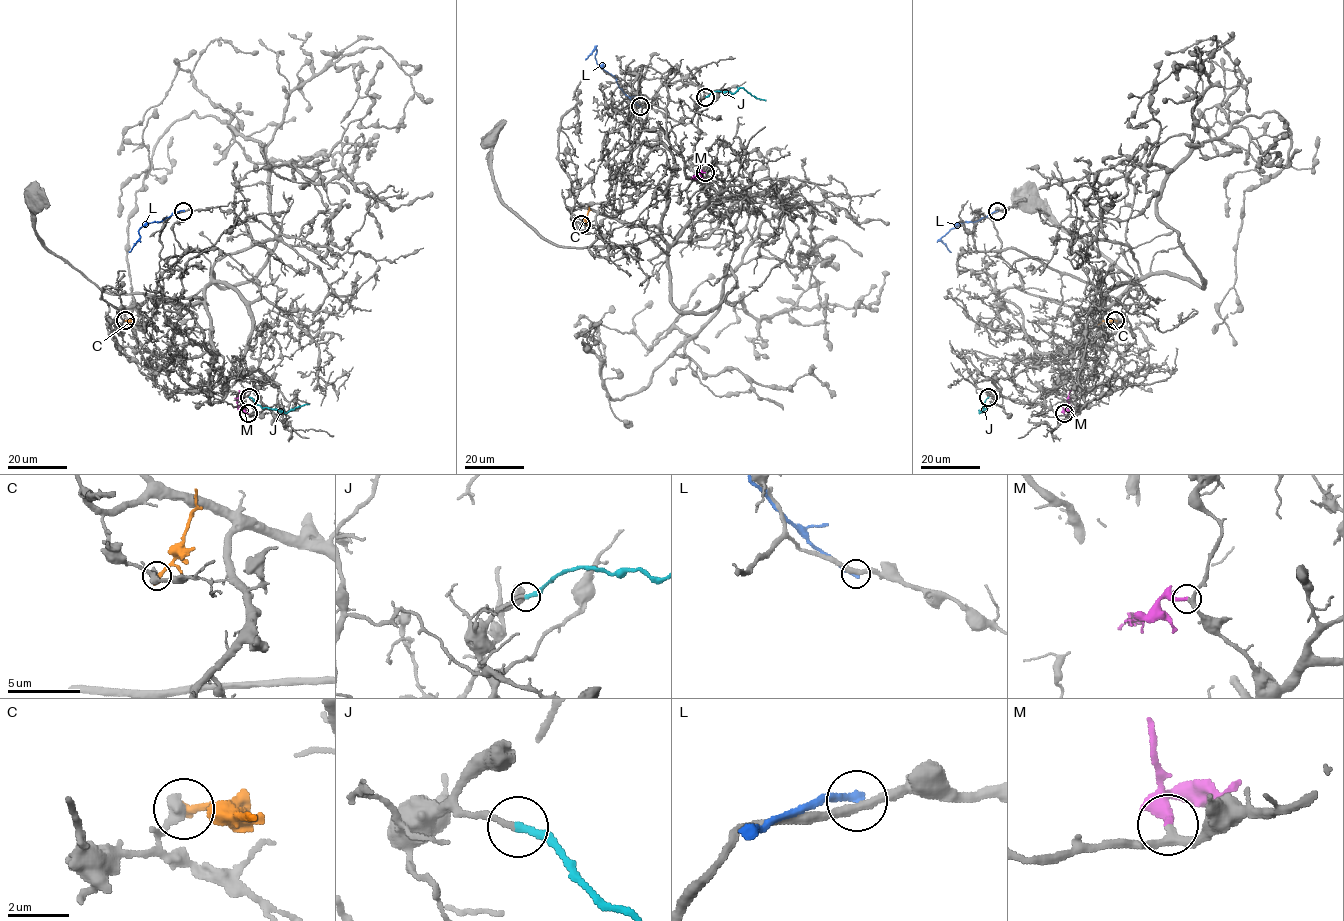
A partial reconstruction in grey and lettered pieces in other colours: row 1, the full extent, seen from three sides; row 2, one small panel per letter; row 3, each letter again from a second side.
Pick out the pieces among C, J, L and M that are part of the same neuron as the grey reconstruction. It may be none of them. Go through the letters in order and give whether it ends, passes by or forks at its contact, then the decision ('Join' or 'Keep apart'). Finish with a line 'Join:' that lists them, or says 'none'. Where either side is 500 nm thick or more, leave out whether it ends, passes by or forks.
C: It ends there. Keep apart
J: It ends there. Keep apart
L: It ends there. Keep apart
M: It ends there. Join
Join: M

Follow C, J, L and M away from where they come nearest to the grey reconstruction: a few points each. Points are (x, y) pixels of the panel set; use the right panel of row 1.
C: (1115, 320), (1102, 321), (1098, 325)
J: (988, 397), (982, 407), (984, 410), (979, 413), (992, 404)
L: (998, 211), (950, 229), (940, 240), (951, 252)
M: (1064, 413), (1071, 390)

